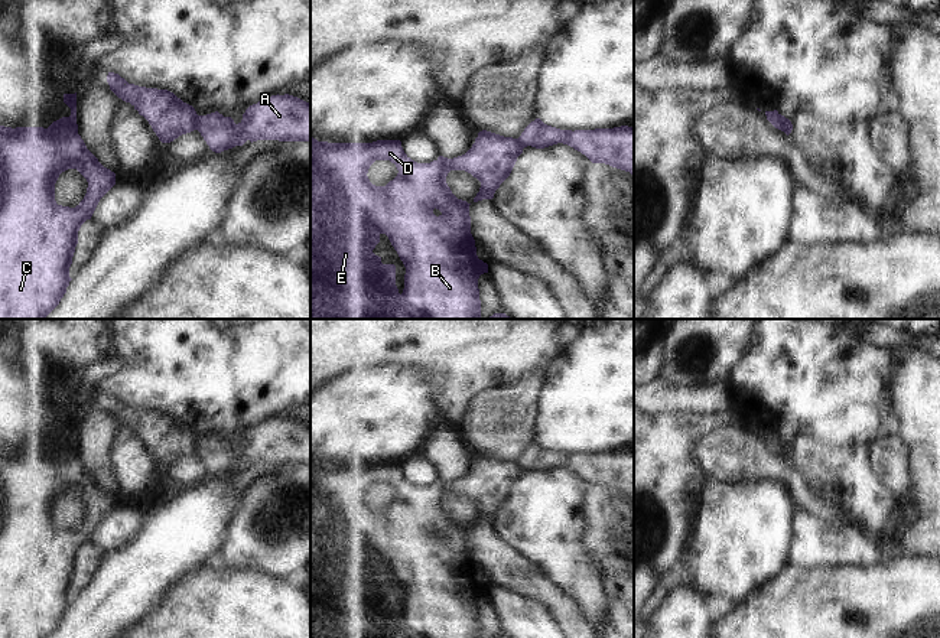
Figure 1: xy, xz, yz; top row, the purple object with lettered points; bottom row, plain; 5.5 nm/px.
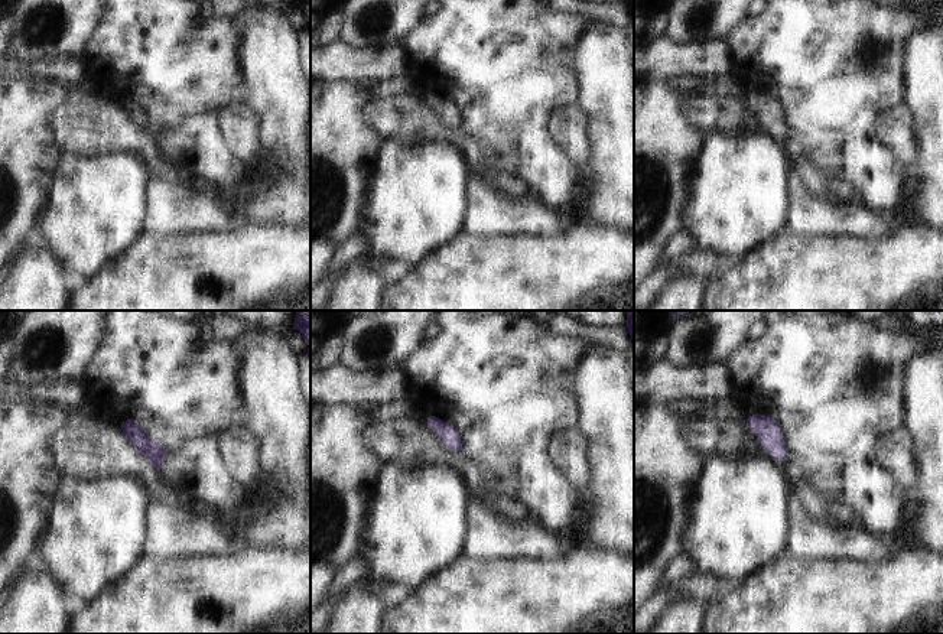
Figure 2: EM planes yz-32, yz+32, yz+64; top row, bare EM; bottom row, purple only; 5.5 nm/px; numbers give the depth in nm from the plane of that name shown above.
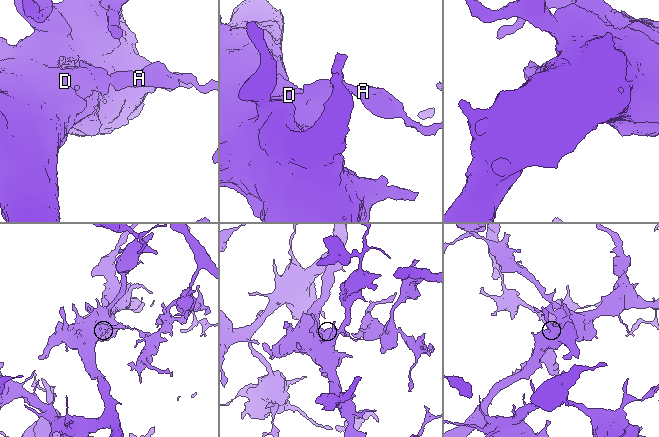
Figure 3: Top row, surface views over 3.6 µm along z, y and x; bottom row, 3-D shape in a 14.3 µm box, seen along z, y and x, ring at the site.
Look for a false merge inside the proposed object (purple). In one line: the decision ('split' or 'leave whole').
split

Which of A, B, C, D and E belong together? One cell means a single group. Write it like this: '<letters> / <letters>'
A / B C D E

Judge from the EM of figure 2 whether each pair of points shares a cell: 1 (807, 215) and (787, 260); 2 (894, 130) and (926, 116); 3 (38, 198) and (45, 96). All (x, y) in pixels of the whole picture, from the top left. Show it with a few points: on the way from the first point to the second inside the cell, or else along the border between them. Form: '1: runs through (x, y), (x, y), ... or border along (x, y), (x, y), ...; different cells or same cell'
1: border along (792, 233), (797, 236), (832, 237); different cells
2: border along (901, 103), (911, 116), (916, 155); different cells
3: runs through (36, 172), (36, 122); same cell

